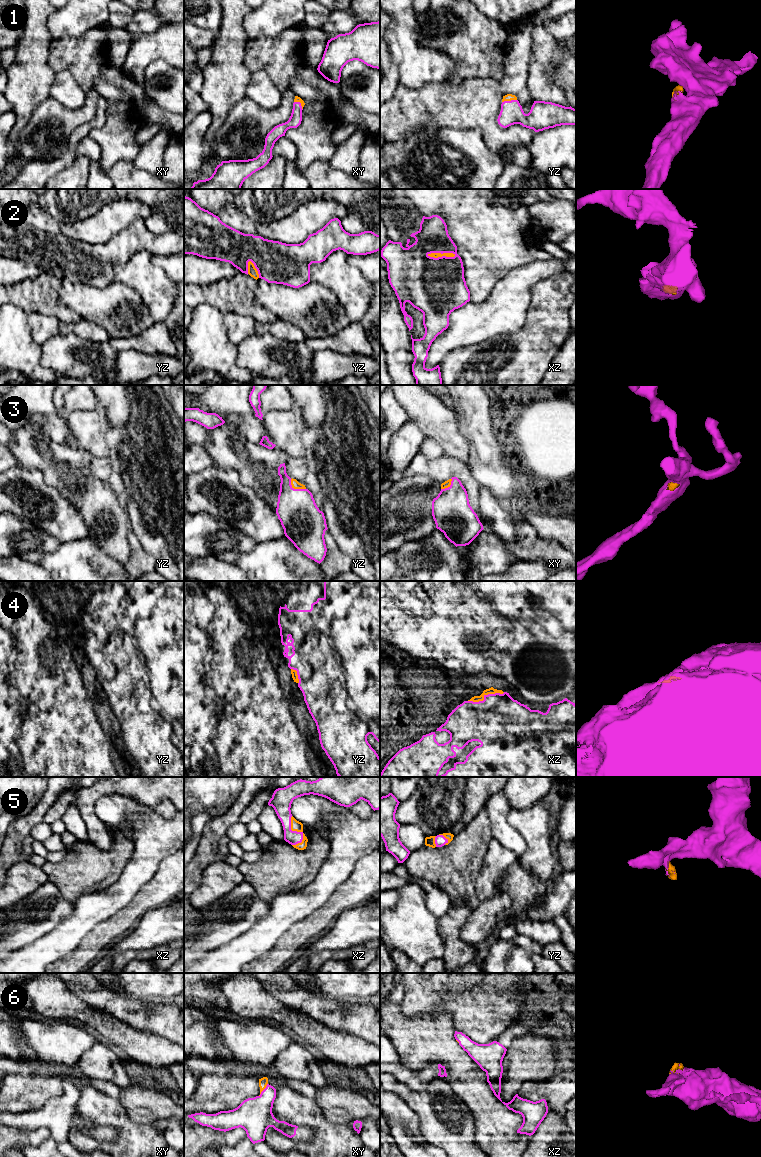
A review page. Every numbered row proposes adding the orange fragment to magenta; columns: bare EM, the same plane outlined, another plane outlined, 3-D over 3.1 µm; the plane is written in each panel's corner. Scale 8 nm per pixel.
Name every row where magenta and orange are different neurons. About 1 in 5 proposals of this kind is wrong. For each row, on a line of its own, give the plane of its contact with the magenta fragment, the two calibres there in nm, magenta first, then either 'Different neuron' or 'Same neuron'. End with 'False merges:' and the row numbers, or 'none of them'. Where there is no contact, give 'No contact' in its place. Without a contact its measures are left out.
1: Touches magenta in yz. Thickness 180 nm (magenta) against 60 nm. Same neuron
2: Touches magenta in xz. Thickness 440 nm (magenta) against 50 nm. Same neuron
3: Touches magenta in yz. Thickness 320 nm (magenta) against 70 nm. Same neuron
4: Touches magenta in xz. Thickness 440 nm (magenta) against 50 nm. Same neuron
5: Touches magenta in xz. Thickness 140 nm (magenta) against 80 nm. Same neuron
6: Touches magenta in xy. Thickness 280 nm (magenta) against 70 nm. Same neuron
False merges: none of them

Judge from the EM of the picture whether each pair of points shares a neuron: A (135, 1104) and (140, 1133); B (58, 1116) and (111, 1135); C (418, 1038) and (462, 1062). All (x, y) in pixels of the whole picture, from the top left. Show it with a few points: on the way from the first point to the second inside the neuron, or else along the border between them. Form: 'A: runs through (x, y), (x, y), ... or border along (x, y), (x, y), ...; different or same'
A: border along (119, 1101), (132, 1121); different
B: runs through (72, 1120), (85, 1124), (88, 1132), (97, 1132); same
C: runs through (429, 1039), (451, 1055); same

